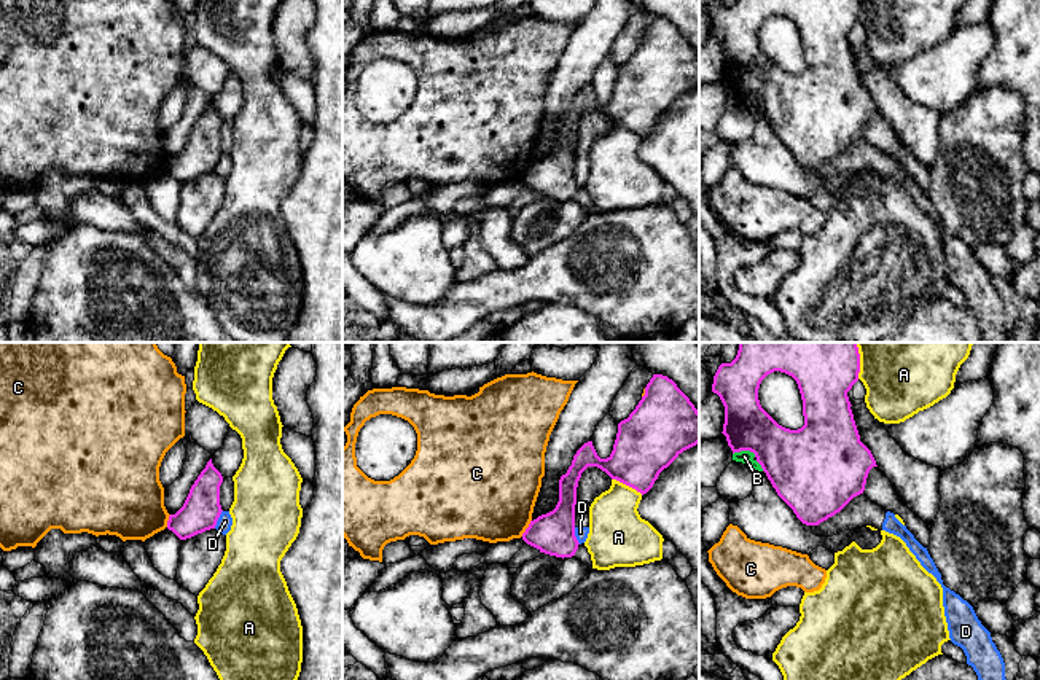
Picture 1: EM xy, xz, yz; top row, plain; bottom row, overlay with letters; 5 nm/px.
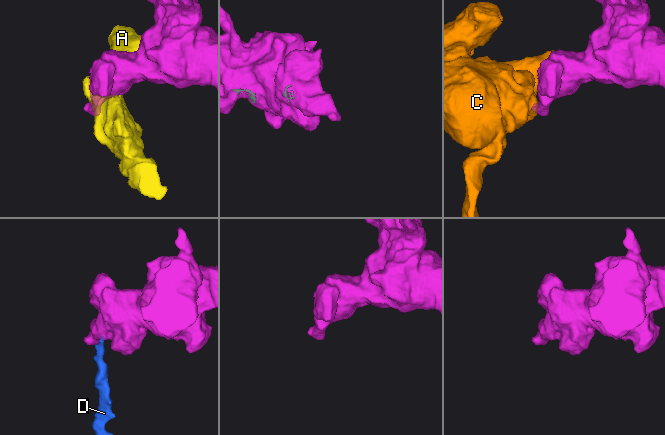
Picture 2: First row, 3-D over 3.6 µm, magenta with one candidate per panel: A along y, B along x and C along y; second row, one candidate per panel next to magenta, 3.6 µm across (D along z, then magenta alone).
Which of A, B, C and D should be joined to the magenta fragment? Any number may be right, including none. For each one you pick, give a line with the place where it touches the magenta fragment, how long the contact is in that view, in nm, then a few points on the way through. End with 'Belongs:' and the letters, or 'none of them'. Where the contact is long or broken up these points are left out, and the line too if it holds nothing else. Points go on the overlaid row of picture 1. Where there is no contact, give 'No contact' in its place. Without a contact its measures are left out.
Belongs: none of them

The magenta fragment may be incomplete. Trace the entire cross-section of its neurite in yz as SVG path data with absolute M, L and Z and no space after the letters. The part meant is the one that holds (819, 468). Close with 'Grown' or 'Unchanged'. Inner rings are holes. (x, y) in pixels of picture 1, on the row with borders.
M739 342L731 363L721 363L712 392L725 406L723 435L733 454L750 451L777 495L806 526L819 526L863 494L868 473L876 465L860 441L847 392L858 381L857 342ZM780 371L792 376L803 400L804 425L790 430L779 425L760 404L761 381Z. Unchanged

